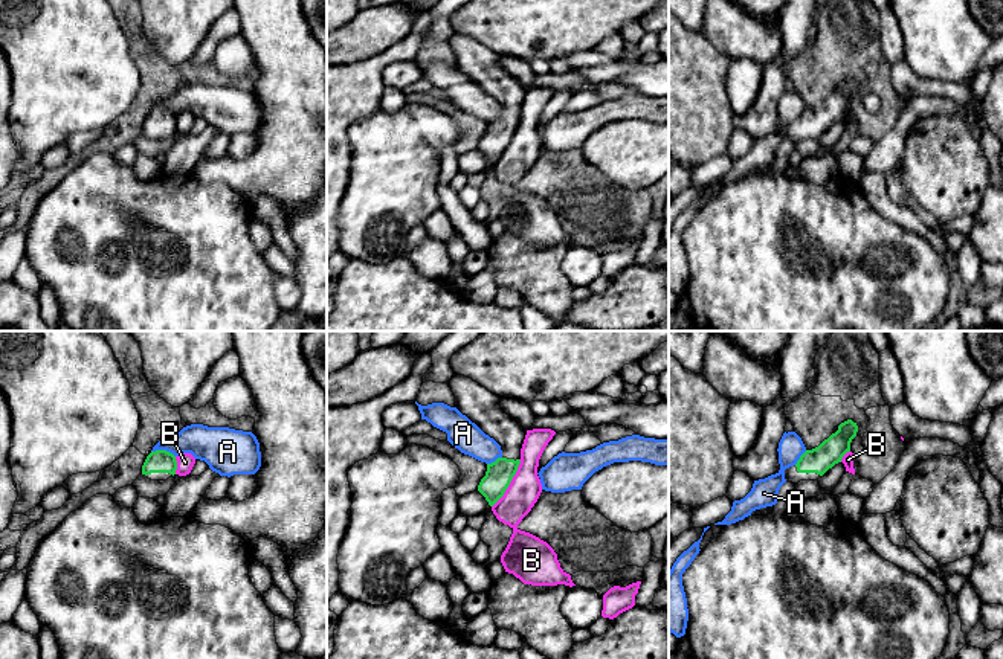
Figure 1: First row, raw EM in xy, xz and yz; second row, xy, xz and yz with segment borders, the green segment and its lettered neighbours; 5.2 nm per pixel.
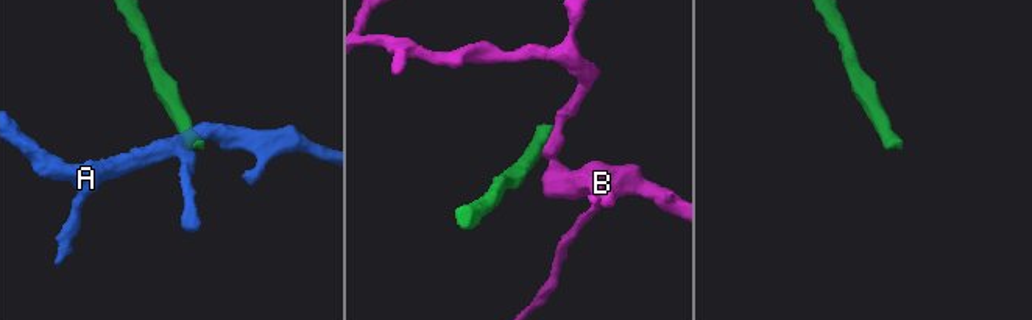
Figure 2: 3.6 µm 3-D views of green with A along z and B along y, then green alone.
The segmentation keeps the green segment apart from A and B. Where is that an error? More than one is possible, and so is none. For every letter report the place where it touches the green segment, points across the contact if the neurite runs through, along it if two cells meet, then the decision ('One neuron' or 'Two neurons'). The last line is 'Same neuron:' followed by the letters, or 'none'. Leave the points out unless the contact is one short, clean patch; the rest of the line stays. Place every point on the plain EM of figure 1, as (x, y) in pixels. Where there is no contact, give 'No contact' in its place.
A: Touches green at xy (164, 109). Boundary: xy (151, 109), (168, 109), (174, 115). Two neurons
B: Touches green at xz (509, 142). Boundary: xz (519, 118), (518, 128), (509, 145), (492, 165). Two neurons
Same neuron: none

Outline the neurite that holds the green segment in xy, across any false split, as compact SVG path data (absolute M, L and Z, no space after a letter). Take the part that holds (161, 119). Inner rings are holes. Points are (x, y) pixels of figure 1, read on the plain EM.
M166 108L151 110L142 124L142 133L151 139L166 139L176 133L176 128L176 114Z

